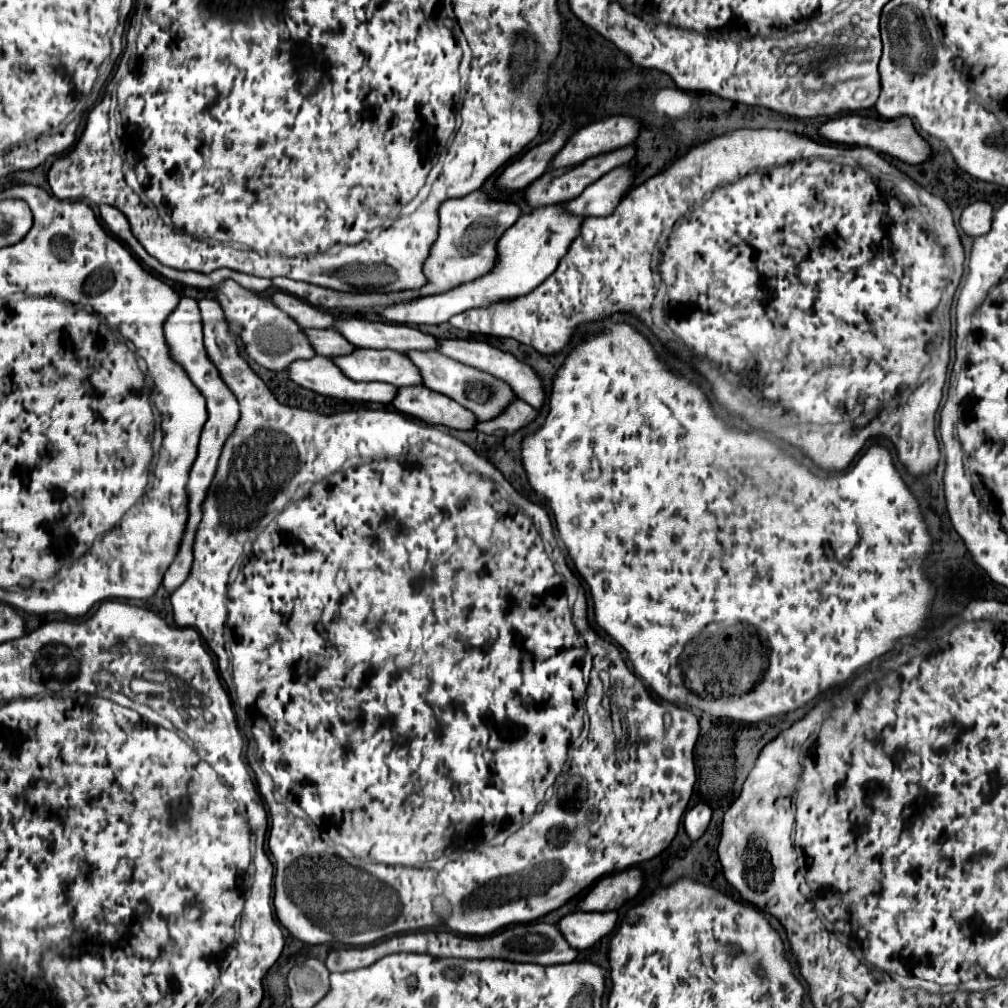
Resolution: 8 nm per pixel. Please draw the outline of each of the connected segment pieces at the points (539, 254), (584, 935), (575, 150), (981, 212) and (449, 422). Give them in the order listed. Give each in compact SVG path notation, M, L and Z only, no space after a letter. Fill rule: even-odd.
M556 203L556 207L540 207L540 211L522 215L498 241L498 265L494 267L492 273L476 281L458 285L440 295L420 297L404 305L386 307L380 311L382 319L392 323L404 323L404 325L422 325L422 323L438 325L438 323L446 323L452 315L462 313L466 309L486 307L500 299L520 297L536 289L544 279L548 279L554 273L564 251L568 251L568 243L572 243L576 233L580 233L580 223L584 221L584 219L572 219L572 215L564 215L560 207L564 207L564 203Z
M576 911L560 919L558 927L564 933L566 941L576 947L576 949L588 949L616 927L618 913L586 913L586 911Z
M626 115L606 117L576 131L564 149L552 159L552 167L572 167L582 161L630 145L640 133L640 121Z
M976 201L968 205L960 217L960 227L970 237L980 237L990 231L992 225L992 205L986 201Z
M402 387L392 405L400 413L420 419L428 425L444 425L456 431L470 431L476 427L476 417L472 411L428 387Z

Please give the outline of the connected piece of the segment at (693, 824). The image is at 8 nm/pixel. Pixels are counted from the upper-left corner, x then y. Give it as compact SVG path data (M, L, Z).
M696 803L684 817L684 829L688 837L692 841L698 841L706 833L710 819L712 819L712 809L706 803Z

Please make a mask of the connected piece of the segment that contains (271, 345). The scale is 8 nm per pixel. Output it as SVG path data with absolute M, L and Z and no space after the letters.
M224 281L220 287L216 287L216 291L232 335L246 345L248 357L258 365L272 371L286 371L288 363L294 363L296 359L312 359L316 355L314 347L304 335L304 329L300 329L296 321L290 315L284 315L284 311L280 311L274 303L268 303L268 297L248 291L234 281Z

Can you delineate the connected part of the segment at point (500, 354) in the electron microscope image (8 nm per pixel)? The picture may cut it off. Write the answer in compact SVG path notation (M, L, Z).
M462 339L440 341L438 351L444 353L444 355L448 355L448 357L452 357L452 359L456 359L456 361L460 361L460 363L464 363L464 365L470 365L470 367L476 367L480 371L492 373L494 377L506 381L514 389L514 393L520 399L524 399L528 405L532 405L534 409L540 411L544 407L546 395L544 395L544 383L542 383L542 379L536 375L536 371L530 365L520 363L512 353L504 353L504 351L500 351L500 349L484 343L484 341L462 341Z

